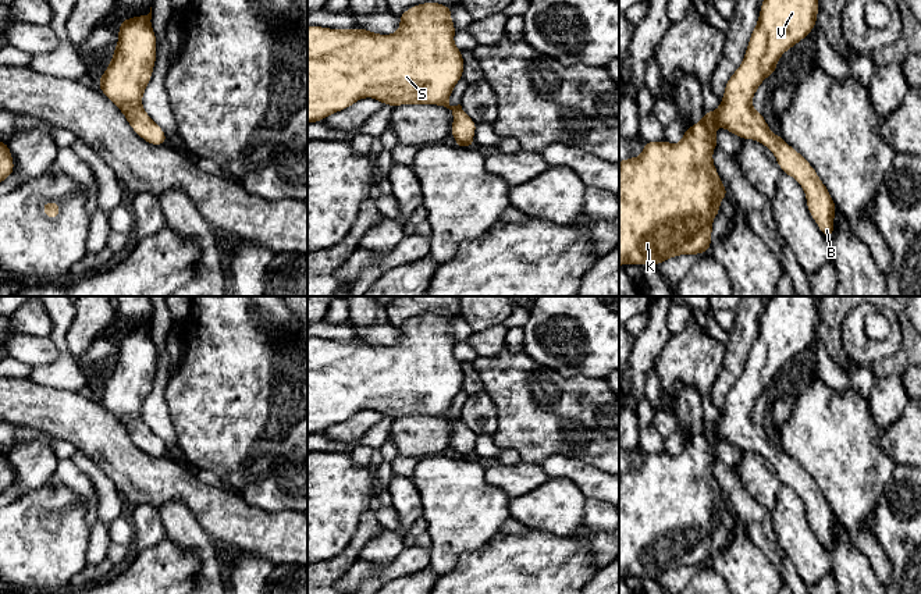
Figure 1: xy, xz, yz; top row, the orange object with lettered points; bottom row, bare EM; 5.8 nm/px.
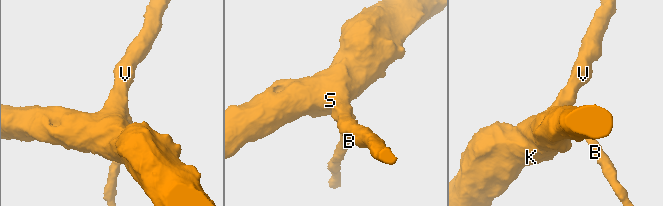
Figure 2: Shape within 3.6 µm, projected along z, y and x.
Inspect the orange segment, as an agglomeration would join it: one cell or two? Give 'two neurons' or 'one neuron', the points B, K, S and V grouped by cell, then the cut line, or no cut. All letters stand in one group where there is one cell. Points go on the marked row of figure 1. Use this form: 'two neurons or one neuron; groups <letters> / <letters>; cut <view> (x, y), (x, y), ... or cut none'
one neuron; groups B K S V; cut none

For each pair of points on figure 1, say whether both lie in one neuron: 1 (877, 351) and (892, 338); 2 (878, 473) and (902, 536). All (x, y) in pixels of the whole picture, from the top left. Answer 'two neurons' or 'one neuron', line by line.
1: one neuron
2: two neurons

